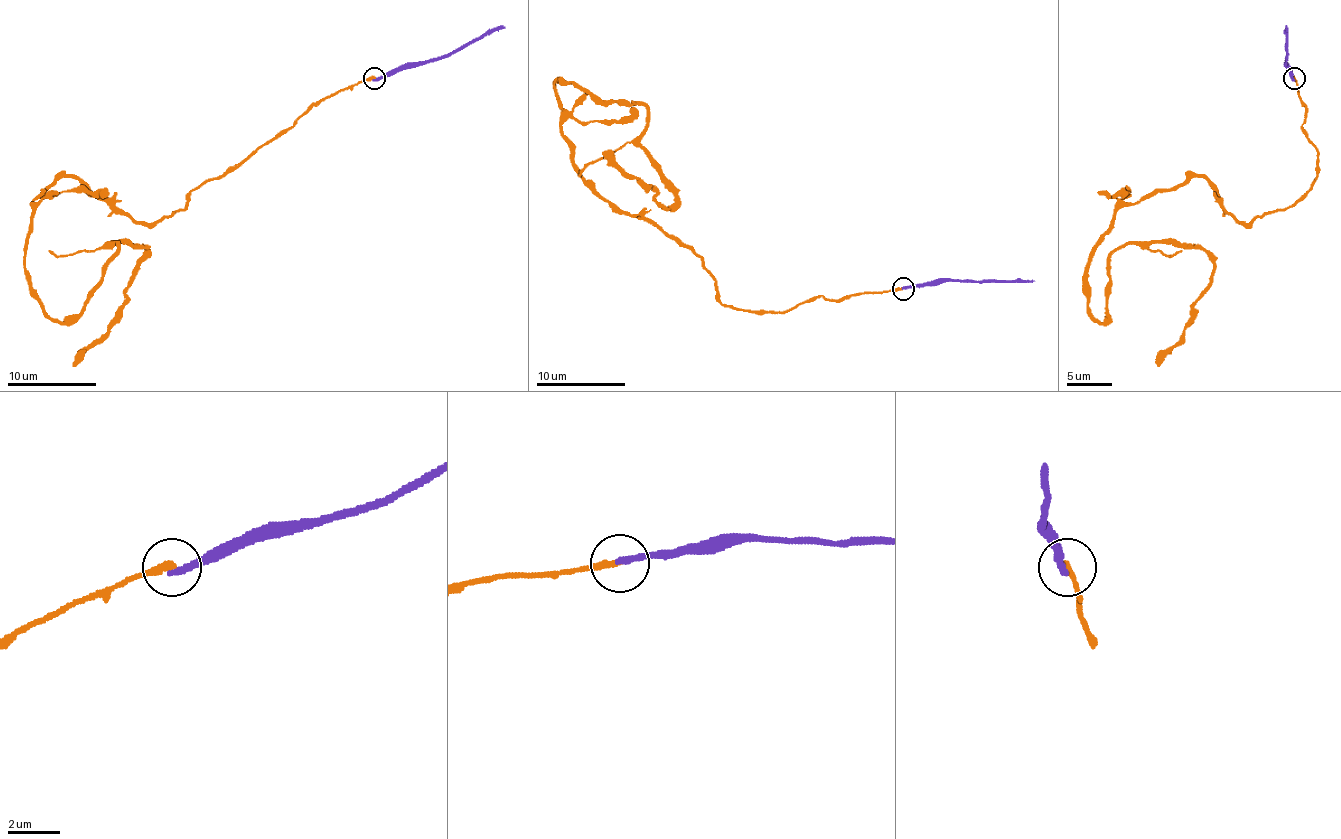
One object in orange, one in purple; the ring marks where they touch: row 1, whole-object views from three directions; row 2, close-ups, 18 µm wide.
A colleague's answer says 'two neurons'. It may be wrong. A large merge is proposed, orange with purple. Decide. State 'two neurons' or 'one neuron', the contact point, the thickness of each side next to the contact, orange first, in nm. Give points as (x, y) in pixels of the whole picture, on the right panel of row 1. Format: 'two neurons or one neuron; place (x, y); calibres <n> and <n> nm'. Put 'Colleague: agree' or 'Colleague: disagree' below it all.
two neurons; place (1294, 78); calibres 280 and 240 nm
Colleague: agree

